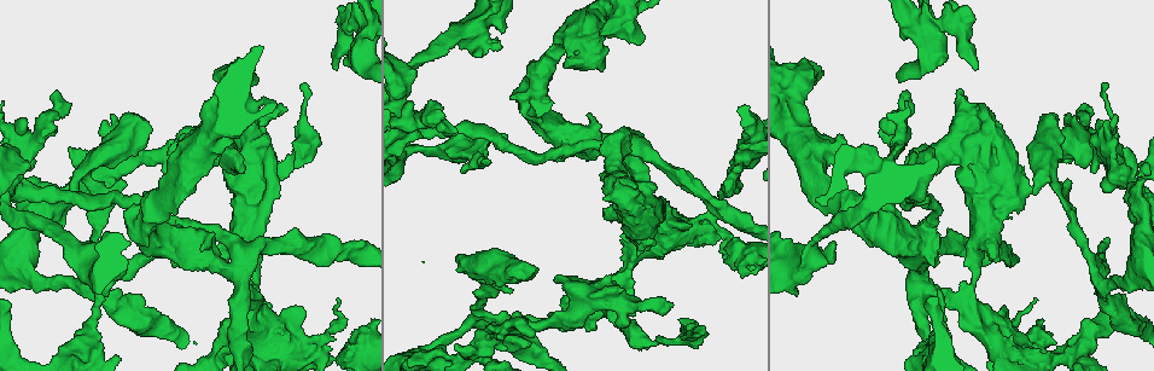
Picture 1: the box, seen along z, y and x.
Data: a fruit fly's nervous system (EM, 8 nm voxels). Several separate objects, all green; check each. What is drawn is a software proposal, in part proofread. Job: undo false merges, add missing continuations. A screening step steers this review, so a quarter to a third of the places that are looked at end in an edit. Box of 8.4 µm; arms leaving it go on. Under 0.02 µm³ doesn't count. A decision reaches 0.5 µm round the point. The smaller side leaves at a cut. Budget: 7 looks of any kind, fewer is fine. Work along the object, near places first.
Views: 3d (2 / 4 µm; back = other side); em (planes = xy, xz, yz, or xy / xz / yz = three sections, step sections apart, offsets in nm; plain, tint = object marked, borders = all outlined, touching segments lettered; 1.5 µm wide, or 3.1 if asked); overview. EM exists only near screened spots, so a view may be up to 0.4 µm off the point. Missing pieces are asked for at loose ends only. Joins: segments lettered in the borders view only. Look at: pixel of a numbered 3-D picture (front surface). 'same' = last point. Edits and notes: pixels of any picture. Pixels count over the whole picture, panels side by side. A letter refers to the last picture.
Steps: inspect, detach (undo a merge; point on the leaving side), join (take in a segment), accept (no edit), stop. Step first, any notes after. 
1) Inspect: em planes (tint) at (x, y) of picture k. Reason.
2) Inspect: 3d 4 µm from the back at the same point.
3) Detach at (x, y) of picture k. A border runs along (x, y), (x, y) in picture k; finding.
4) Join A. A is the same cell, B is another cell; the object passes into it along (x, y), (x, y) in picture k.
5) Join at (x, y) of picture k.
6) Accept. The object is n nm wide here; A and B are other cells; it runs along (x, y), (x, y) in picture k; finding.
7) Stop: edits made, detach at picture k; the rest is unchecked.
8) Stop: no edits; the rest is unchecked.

Inspect: 3d 2 µm at (913, 153) of picture 1. Branch stops here.

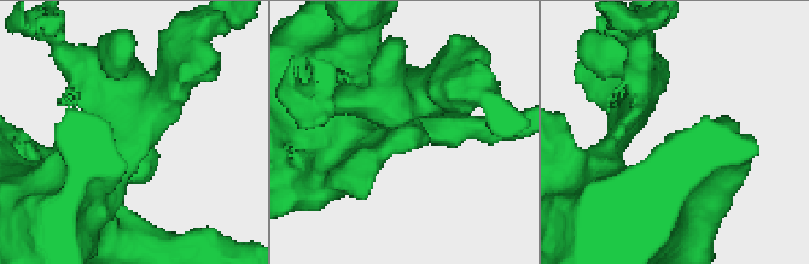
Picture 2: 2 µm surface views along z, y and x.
Inspect: em planes (borders) at (409, 142) of picture 2.

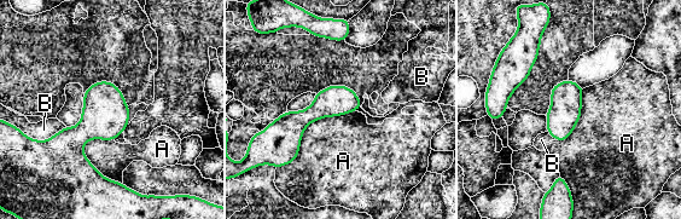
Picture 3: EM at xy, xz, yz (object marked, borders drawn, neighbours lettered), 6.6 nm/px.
Accept. The object is 200 nm wide here; A and B are other cells; a border runs along (355, 109), (314, 120), (281, 166) in picture 3; none of them fits.

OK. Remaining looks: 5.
Inspect: 3d 2 µm at (797, 296) of picture 1. Stops while still wide.

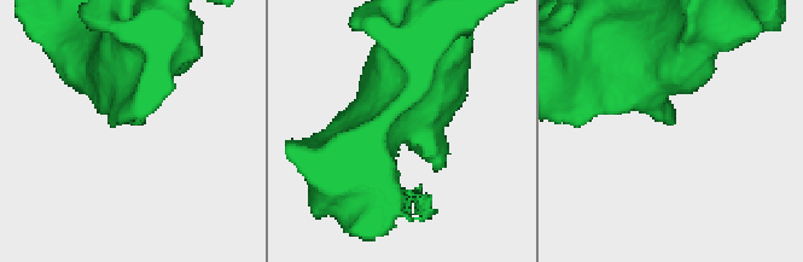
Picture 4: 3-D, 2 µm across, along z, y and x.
Inspect: em planes (plain) at (672, 119) of picture 4.

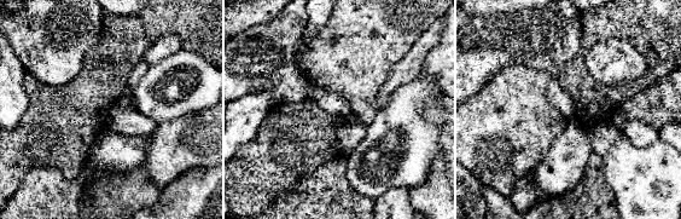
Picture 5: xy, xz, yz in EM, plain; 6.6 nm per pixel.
Inspect: em planes (borders) at the same point.

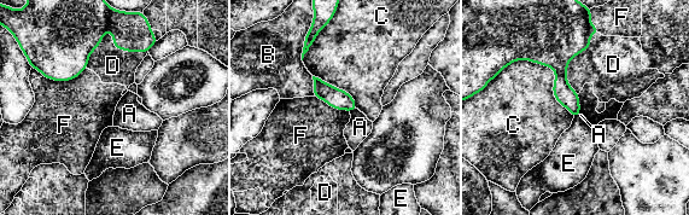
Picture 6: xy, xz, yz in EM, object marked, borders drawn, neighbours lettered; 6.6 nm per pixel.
Accept. The longest contact is with C, 600 nm; A, B, C, D, E and F are other cells; a border runs along (86, 68), (70, 80), (42, 76) in picture 6; none of them fits.

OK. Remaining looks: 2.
Inspect: 3d 2 µm at (1129, 155) of picture 1. Free end.

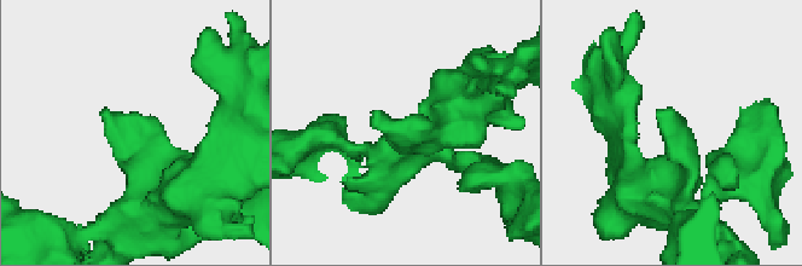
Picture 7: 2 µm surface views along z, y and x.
Inspect: em planes (borders) at (146, 124) of picture 7.

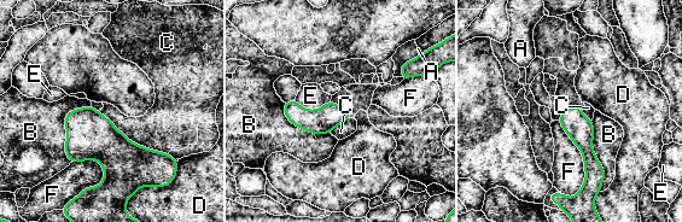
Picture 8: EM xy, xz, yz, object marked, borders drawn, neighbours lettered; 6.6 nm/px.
Accept. A, B, C, D, E and F are other cells; a border runs along (98, 111), (134, 142), (168, 155) in picture 8; none of them fits.

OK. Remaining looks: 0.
Stop: no edits; the rest is unchecked.

